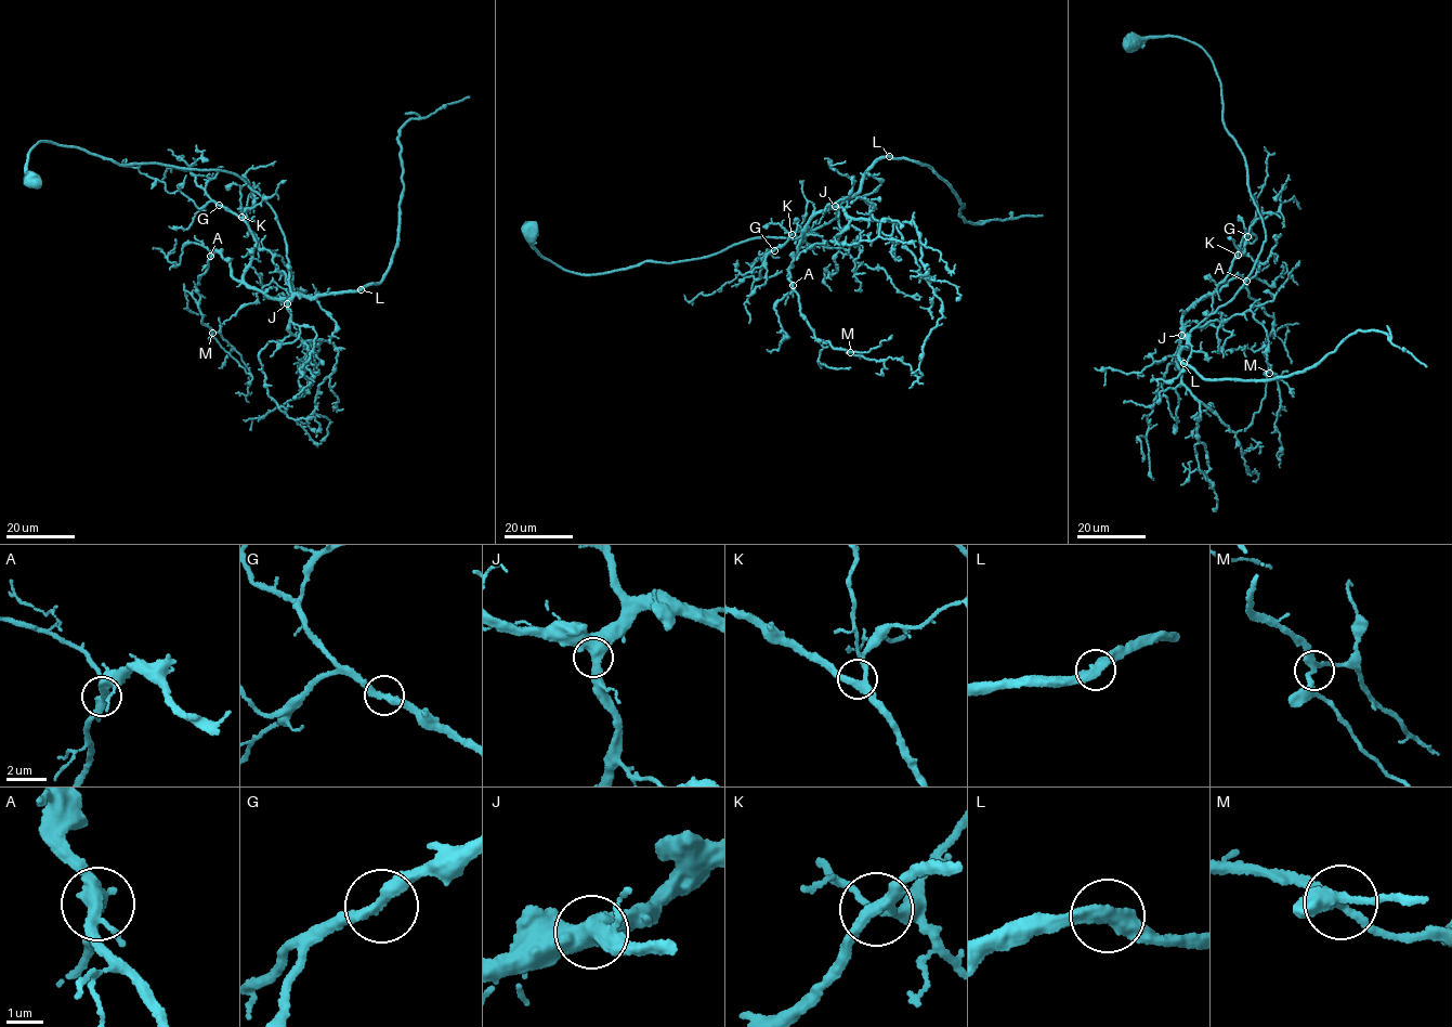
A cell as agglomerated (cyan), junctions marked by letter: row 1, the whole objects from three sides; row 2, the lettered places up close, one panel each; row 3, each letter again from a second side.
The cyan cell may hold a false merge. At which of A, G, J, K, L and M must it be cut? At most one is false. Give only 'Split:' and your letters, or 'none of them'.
Split: none of them

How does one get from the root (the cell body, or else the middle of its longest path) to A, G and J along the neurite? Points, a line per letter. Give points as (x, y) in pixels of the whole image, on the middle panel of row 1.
A: (528, 233), (546, 259), (594, 274), (755, 237), (794, 239), (839, 205), (802, 232), (793, 285)
G: (528, 233), (546, 259), (594, 274), (755, 237), (794, 239), (839, 205), (774, 250)
J: (528, 233), (546, 259), (594, 274), (702, 258), (755, 237), (794, 239), (836, 217), (835, 206)

